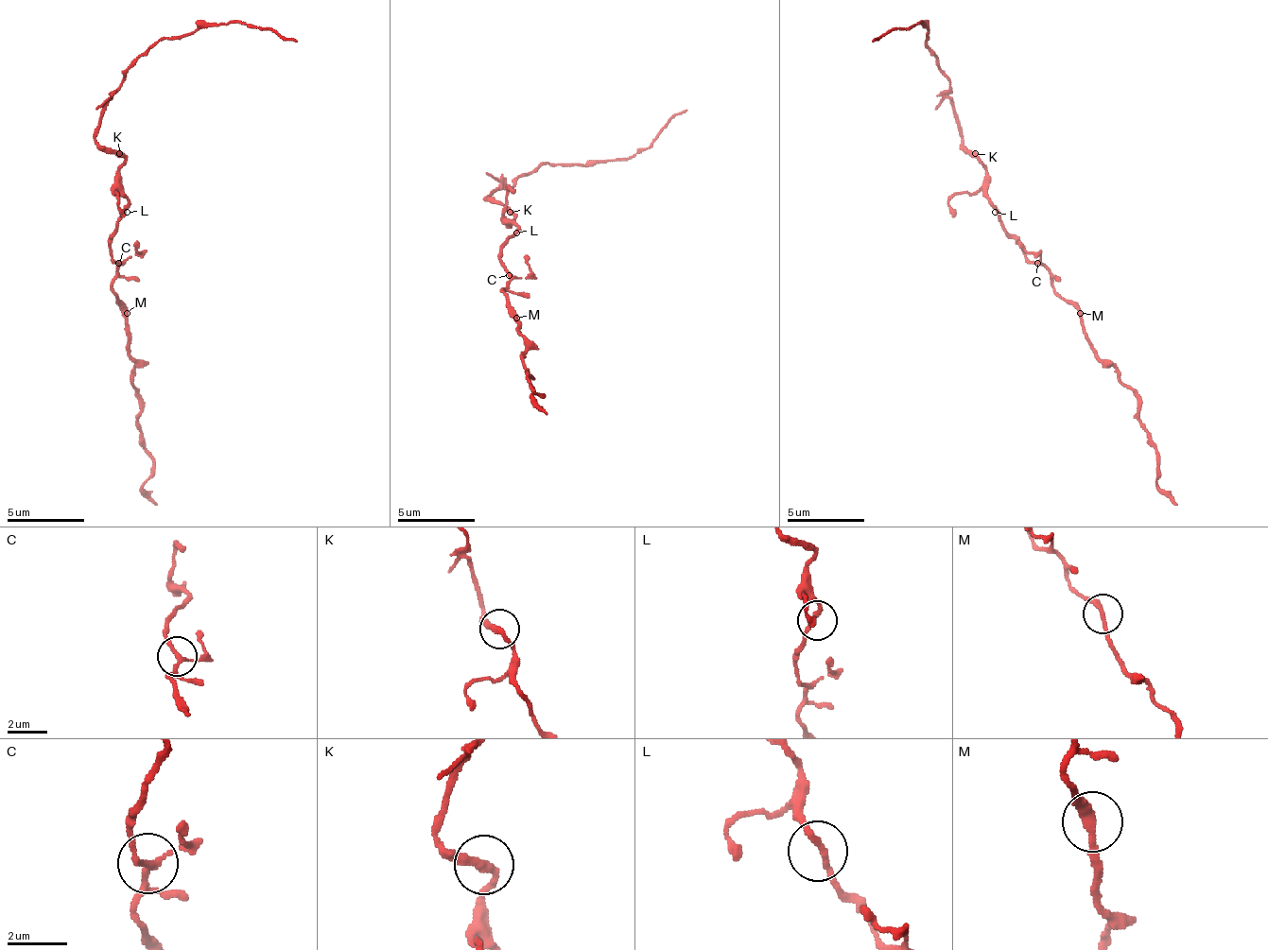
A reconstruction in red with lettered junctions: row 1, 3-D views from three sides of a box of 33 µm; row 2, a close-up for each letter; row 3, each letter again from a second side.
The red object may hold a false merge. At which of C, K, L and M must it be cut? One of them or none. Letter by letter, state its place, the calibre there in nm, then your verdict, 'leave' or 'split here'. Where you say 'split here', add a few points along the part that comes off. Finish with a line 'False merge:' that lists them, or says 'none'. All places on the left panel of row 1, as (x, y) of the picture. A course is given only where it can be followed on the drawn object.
C: at (118, 263); 190 nm thick; leave
K: at (119, 153); 240 nm thick; leave
L: at (127, 212); 200 nm thick; leave
M: at (127, 313); 280 nm thick; leave
False merge: none

